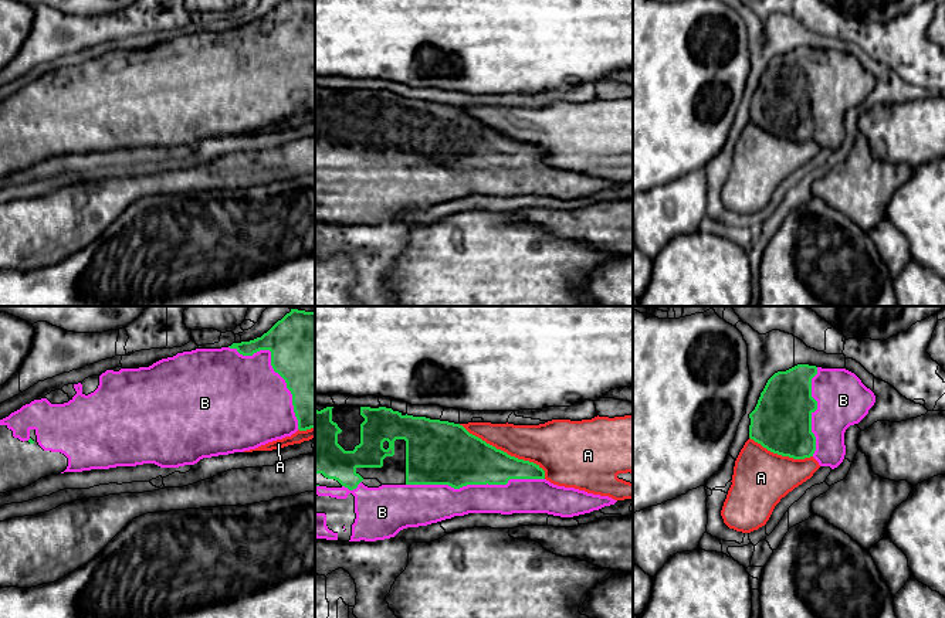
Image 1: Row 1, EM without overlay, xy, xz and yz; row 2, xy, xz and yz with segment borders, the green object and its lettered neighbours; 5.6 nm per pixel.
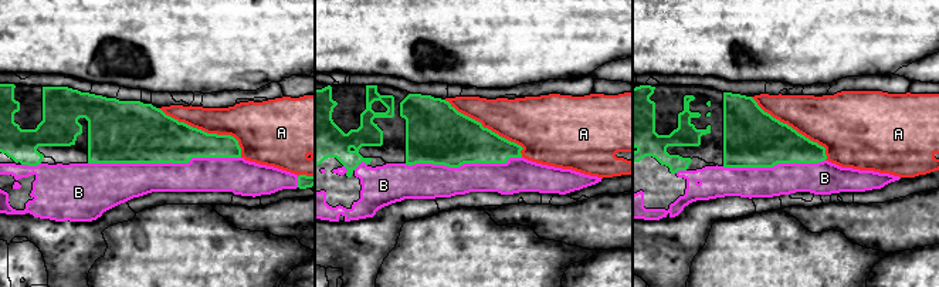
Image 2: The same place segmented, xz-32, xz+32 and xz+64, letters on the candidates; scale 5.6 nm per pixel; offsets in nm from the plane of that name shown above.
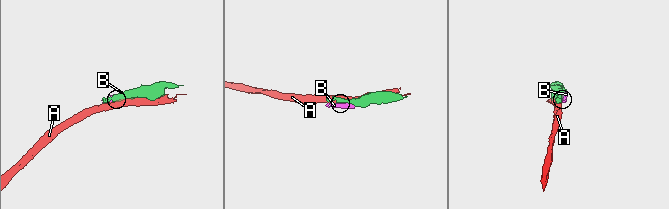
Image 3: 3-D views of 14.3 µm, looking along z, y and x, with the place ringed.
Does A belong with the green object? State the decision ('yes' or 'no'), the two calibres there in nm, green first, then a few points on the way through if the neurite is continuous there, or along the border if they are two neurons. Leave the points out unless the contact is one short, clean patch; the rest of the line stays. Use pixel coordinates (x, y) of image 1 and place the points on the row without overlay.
no; 300 nm thick on the green side, 260 nm on the other

